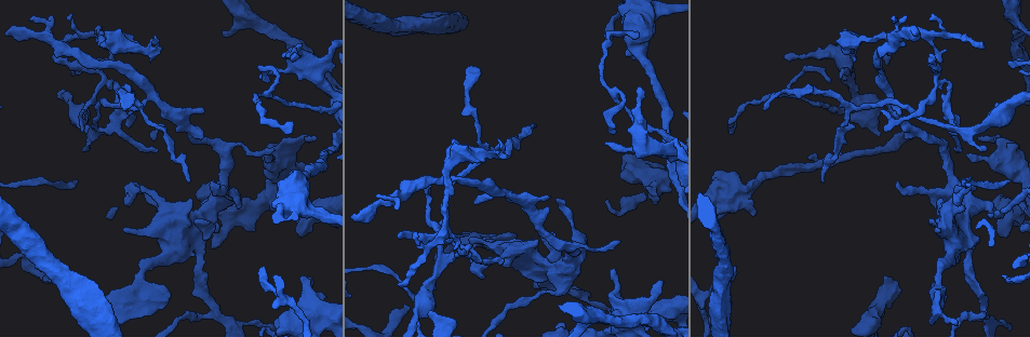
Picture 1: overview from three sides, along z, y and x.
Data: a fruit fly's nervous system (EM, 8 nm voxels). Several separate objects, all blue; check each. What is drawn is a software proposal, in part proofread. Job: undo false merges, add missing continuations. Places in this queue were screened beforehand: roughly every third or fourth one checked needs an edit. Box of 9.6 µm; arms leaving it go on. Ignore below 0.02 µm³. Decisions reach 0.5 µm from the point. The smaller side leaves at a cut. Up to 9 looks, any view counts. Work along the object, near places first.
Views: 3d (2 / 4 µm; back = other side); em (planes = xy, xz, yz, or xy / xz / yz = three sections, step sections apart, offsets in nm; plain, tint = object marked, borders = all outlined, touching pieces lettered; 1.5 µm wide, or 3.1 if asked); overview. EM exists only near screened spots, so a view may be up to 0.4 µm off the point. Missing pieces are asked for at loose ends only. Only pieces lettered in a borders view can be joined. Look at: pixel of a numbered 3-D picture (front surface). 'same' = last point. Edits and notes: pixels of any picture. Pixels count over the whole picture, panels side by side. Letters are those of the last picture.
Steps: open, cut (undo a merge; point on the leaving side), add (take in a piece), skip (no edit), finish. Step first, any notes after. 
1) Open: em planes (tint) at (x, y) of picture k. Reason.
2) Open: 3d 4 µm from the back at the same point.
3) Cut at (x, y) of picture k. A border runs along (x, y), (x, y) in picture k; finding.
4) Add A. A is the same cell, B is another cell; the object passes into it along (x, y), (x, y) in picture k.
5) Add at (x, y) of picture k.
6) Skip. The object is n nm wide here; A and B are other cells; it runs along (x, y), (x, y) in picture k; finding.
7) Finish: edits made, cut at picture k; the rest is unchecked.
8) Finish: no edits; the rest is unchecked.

Open: 3d 4 µm at (399, 283) of picture 1. Thin end.

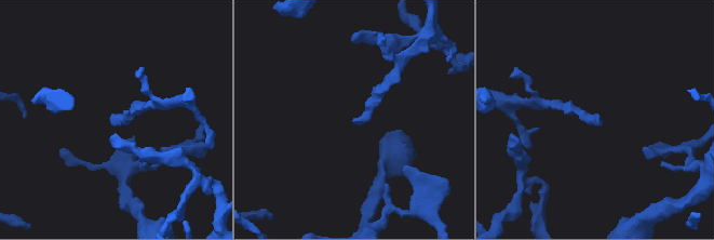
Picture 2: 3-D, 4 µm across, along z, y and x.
Open: em planes (borders) at (598, 116) of picture 2.

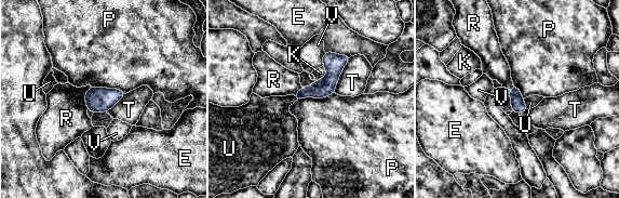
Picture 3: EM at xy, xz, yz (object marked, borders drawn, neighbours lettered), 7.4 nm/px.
Add U. The object is 110 nm wide here; U is the same cell, E, K, P, R, T and V are other cells; it goes on there.

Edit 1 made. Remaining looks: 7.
Open: overview. See it whole again.

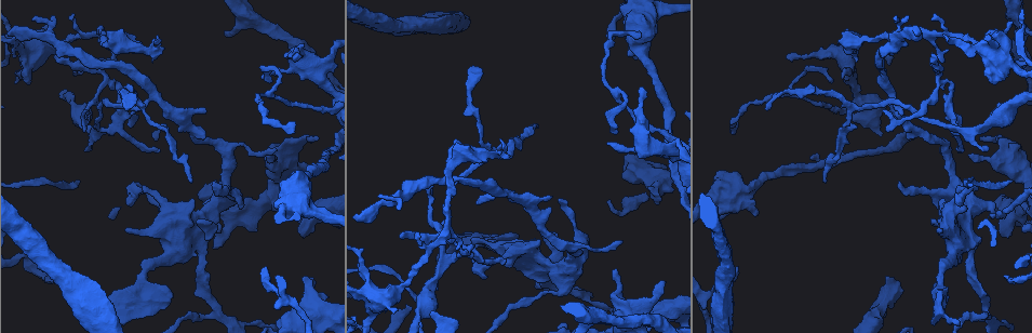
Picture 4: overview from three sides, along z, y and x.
Open: 3d 4 µm at (1006, 277) of picture 4. Branch stops here.

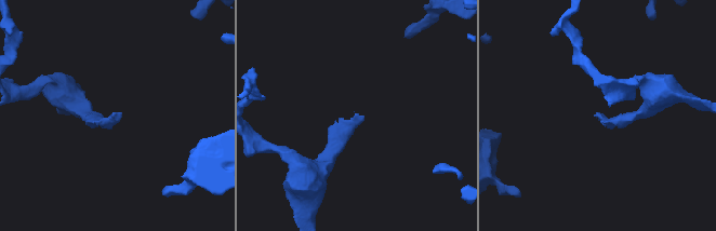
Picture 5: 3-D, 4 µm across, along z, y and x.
Open: em xy step 8 (tint) at (119, 112) of picture 5.

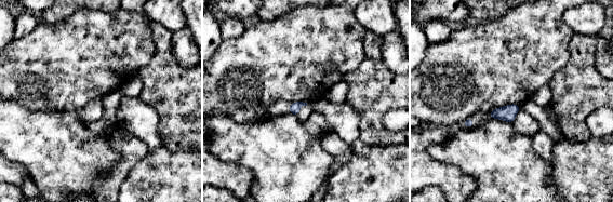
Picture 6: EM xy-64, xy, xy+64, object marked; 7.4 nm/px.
Open: em planes (borders) at the same point. Another direction.

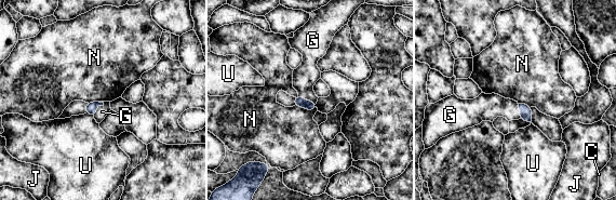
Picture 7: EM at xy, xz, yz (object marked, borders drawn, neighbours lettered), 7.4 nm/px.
Add G. The longest contact is with N, 170 nm; G is the same cell, C, J, N and U are other cells; the object passes into it along (91, 107), (96, 108), (102, 111) in picture 7; it goes on there.

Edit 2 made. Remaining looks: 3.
Open: em planes (borders) at (766, 108) of picture 4.

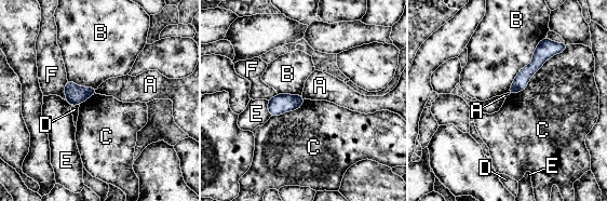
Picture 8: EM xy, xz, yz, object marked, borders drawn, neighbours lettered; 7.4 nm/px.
Skip. The object is 80 nm wide here; A, B, C, D, E and F are other cells; it runs along (550, 50), (512, 91) in picture 8; no lettered piece goes on from it.

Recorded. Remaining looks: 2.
Open: em planes (borders) at (737, 266) of picture 4. Thin end.

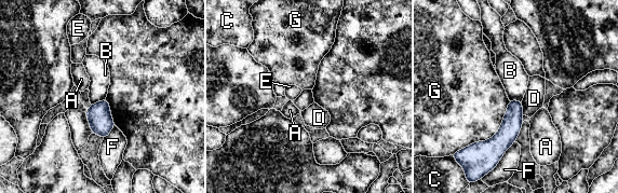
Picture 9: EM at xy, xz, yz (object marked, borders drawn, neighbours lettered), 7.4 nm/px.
Skip. The longest contact is with G, 500 nm; A, B, C, D, E, F and G are other cells; a border runs along (105, 98), (91, 105) in picture 9; no lettered piece goes on from it.

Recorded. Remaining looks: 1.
Finish: edits made, add at picture 3, add at picture 7; the rest is unchecked.

